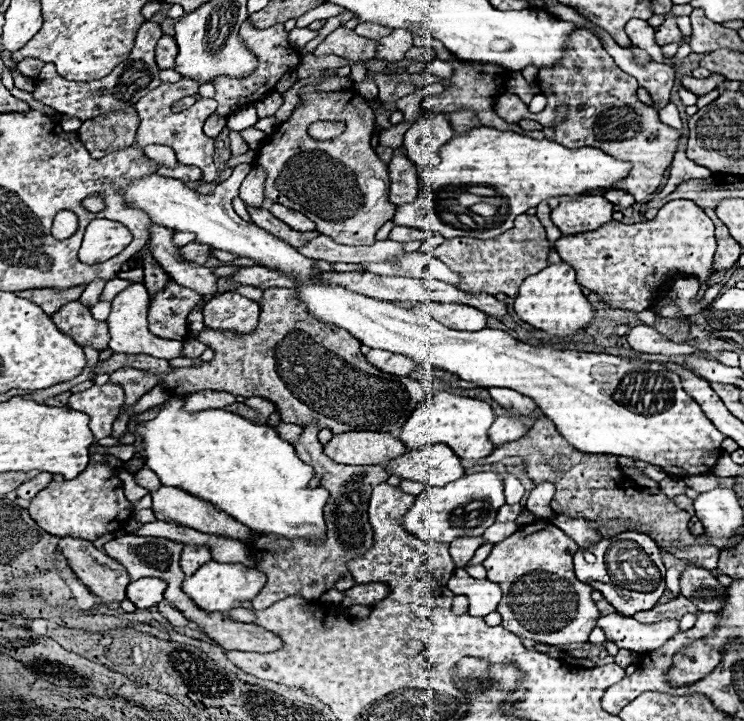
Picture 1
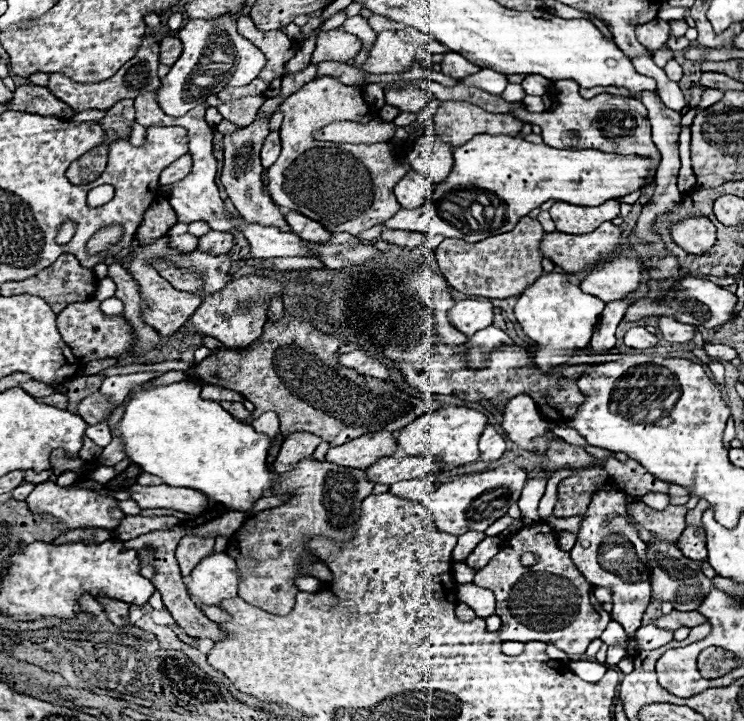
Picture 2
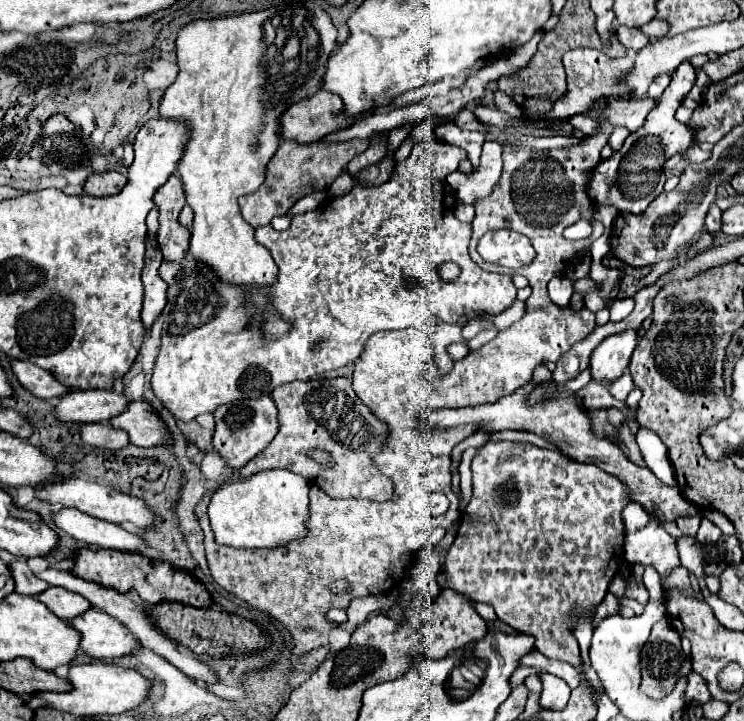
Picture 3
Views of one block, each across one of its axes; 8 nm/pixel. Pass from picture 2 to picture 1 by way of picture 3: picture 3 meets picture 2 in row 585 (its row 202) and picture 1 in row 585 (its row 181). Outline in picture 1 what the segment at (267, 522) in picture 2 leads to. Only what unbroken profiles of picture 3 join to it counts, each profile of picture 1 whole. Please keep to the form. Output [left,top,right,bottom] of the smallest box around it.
[250,422,390,610]

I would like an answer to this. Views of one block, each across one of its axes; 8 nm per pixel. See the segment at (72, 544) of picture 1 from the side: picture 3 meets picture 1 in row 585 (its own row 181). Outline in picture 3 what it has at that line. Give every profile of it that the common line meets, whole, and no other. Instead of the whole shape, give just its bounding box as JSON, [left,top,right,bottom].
[84,172,126,196]

